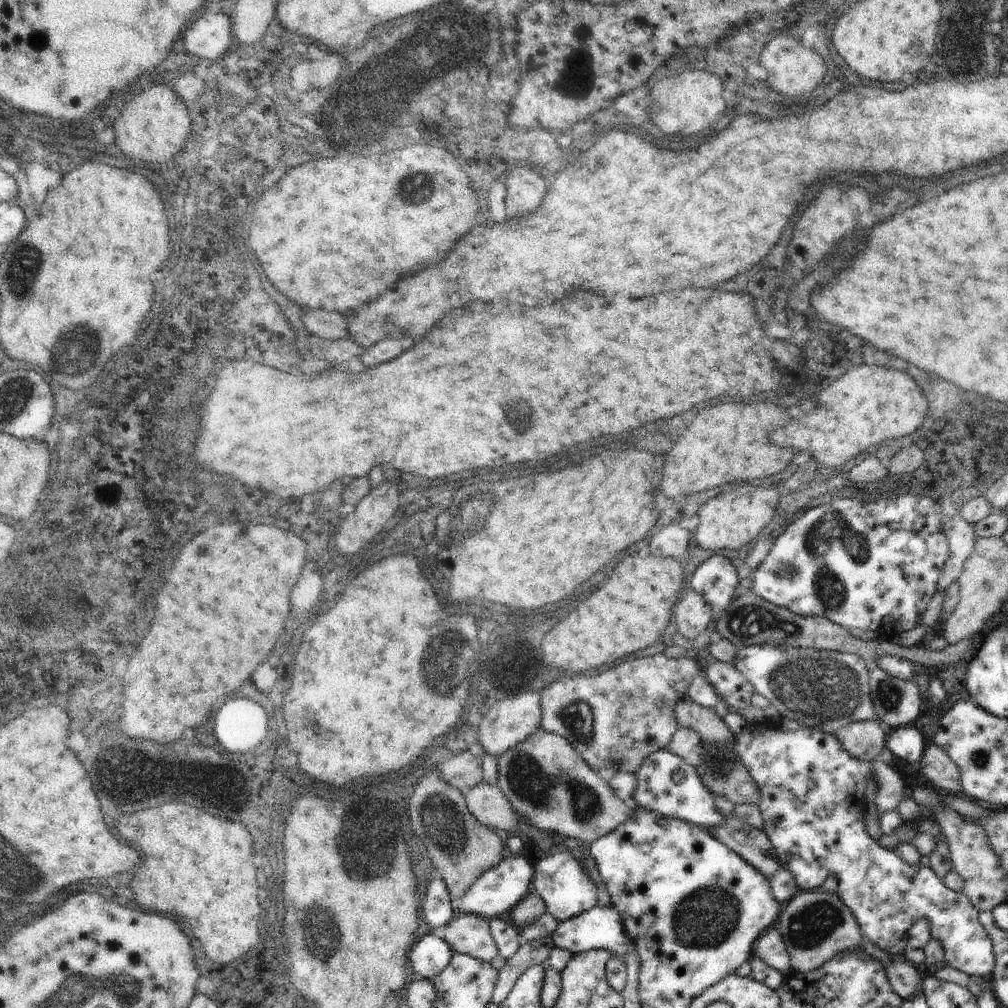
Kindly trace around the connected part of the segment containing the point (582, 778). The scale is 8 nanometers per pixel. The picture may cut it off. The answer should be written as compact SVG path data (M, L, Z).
M539 730L497 758L497 768L497 786L511 802L517 816L541 832L549 832L571 842L593 844L613 832L633 812L631 804L619 800L613 794L613 788L603 782L559 734Z

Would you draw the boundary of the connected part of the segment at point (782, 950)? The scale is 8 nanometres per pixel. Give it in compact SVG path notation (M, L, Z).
M775 928L755 940L753 956L765 960L771 968L779 970L783 976L785 976L787 972L793 972L791 966L789 966L789 954L787 954L787 948L785 948L785 944L783 944L781 932L777 932Z

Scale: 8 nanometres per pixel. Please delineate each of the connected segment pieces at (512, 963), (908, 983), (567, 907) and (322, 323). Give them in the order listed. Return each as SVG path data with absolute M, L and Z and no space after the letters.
M551 936L521 944L519 950L515 952L515 956L511 956L511 960L507 960L505 966L499 970L499 978L497 978L497 984L495 984L495 990L493 990L491 1004L499 1006L511 994L517 978L527 968L533 968L533 966L539 966L539 964L547 964L549 952L553 948L555 948L555 944L553 944Z
M891 958L891 966L887 966L887 978L891 984L891 990L897 994L897 998L901 1002L905 1002L907 998L911 998L917 990L919 990L919 976L917 976L917 968L907 962L907 960L897 960Z
M557 852L557 854L545 854L539 858L539 862L533 862L535 876L533 876L533 892L543 898L547 912L557 920L557 924L567 922L569 918L575 918L583 912L589 912L597 906L597 886L583 870L581 862L569 852Z
M305 310L301 324L305 328L305 334L313 334L325 340L343 340L347 338L347 320L341 314L325 312L325 310Z

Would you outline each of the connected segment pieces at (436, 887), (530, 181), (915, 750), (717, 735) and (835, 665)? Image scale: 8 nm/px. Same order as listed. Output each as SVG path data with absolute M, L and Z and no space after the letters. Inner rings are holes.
M441 878L433 880L431 886L427 886L427 892L421 904L421 916L425 924L429 926L429 930L447 926L447 922L453 920L453 916L457 916L455 904L451 902L447 892L447 884Z
M517 166L507 174L505 218L519 218L531 212L545 196L545 182L541 176L525 166Z
M893 728L885 750L907 762L919 762L923 756L923 738L915 728Z
M687 694L685 698L679 700L679 704L675 704L675 718L677 718L677 728L689 728L695 730L699 734L699 764L695 768L697 776L701 778L701 782L713 792L713 796L717 798L727 798L729 802L733 802L735 806L741 804L753 804L759 806L761 802L761 792L755 786L755 782L751 780L747 768L733 756L733 734L729 732L729 728L725 726L725 722L721 718L715 716L713 708L705 708L695 704Z
M765 644L737 650L733 666L753 684L755 694L765 696L783 718L797 722L801 728L821 728L835 734L853 722L877 720L869 698L869 662L859 654Z

